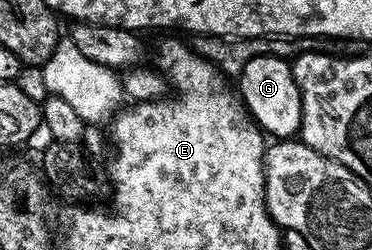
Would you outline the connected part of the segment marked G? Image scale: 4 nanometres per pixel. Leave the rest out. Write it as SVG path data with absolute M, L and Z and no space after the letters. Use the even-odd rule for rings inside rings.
M256 56L244 67L244 72L236 75L238 82L237 97L240 99L247 115L271 139L290 140L302 128L302 97L300 88L296 88L296 80L291 63L284 58Z

